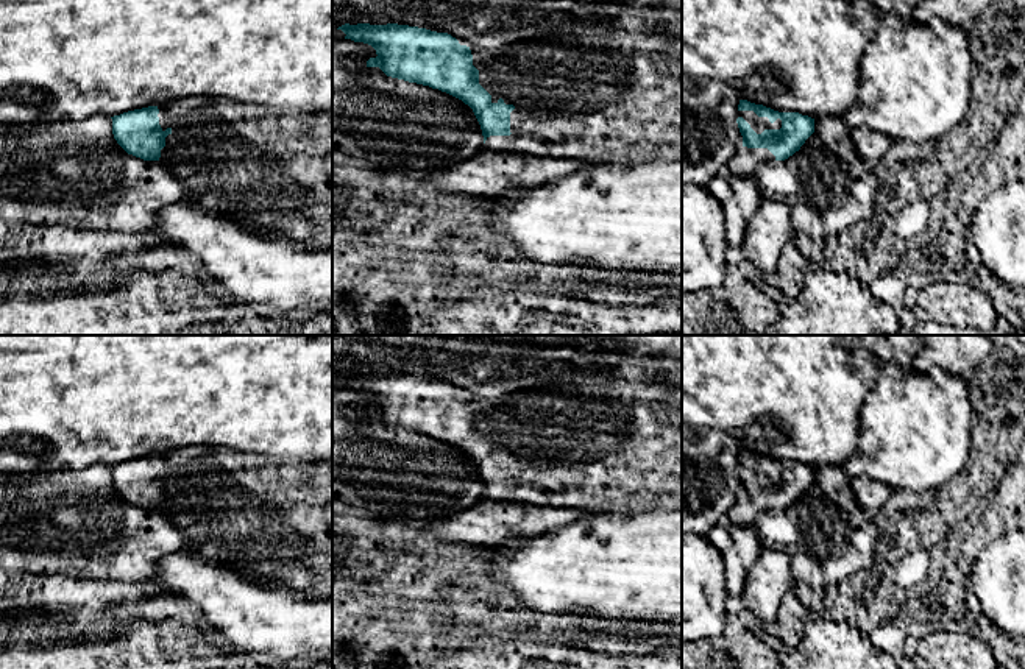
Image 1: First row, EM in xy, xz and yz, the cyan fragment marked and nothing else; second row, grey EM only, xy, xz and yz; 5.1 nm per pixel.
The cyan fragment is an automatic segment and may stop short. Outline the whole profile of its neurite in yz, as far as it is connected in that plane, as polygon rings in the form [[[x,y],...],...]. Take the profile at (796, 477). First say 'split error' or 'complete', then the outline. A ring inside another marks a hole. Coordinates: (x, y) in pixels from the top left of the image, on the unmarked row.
split error; [[[739,449],[738,460],[743,496],[727,513],[738,526],[754,527],[760,511],[788,508],[814,482],[814,468],[799,462],[779,462],[747,449]]]

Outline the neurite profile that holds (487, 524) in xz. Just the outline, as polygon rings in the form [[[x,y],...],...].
[[[482,499],[446,519],[410,522],[432,535],[476,544],[484,549],[495,547],[518,536],[543,535],[560,529],[580,516],[582,507],[537,507],[530,502],[491,502]]]

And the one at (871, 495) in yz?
[[[852,477],[852,490],[863,510],[874,516],[889,499],[892,490],[869,477]]]

